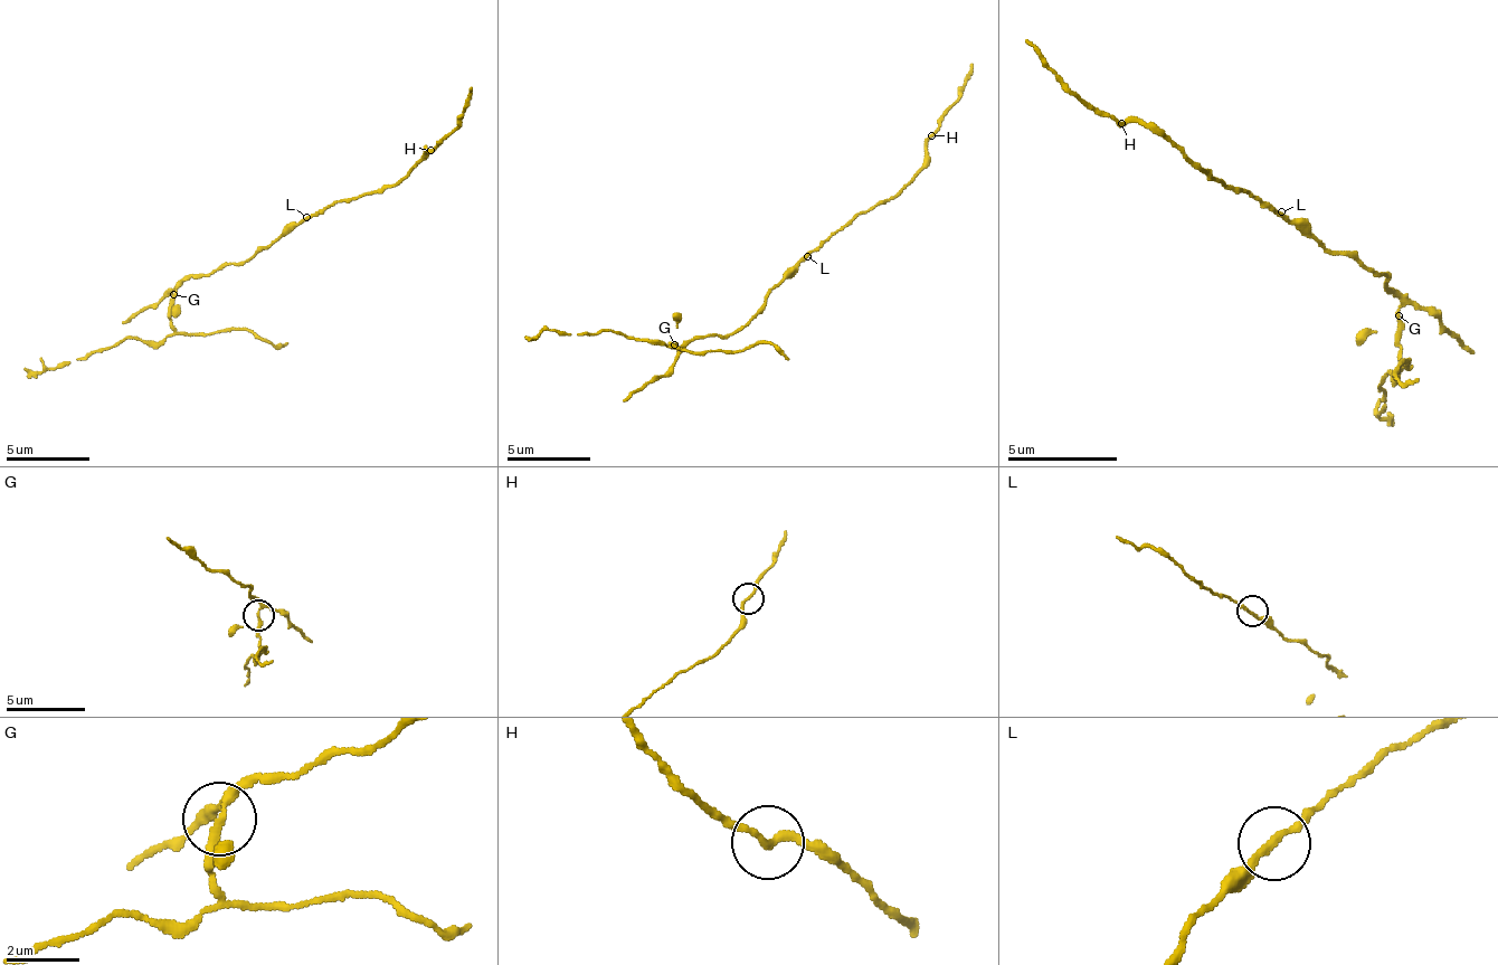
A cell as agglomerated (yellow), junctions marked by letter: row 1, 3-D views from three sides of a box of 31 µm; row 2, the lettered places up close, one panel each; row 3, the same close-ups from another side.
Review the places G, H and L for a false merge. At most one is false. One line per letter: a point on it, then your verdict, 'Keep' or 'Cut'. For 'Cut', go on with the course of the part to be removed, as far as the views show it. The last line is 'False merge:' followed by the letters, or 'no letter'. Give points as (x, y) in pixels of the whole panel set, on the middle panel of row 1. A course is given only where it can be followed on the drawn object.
G: Place: (674, 344). Cut. Course of the part to remove: (674, 343), (670, 348), (661, 339), (544, 331), (524, 339)
H: Place: (931, 135). Keep
L: Place: (807, 256). Keep
False merge: G

